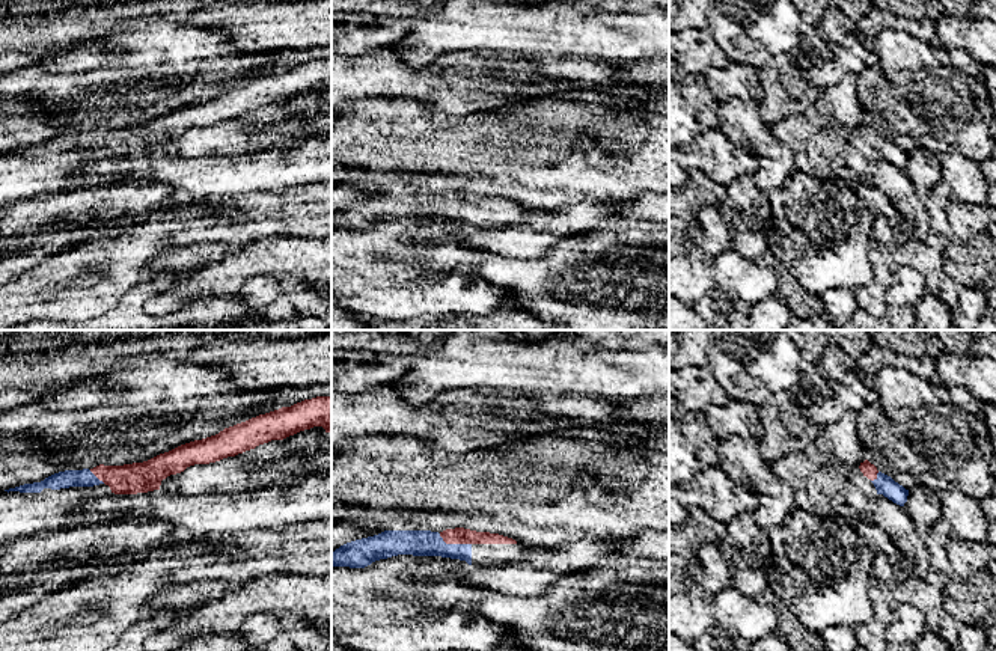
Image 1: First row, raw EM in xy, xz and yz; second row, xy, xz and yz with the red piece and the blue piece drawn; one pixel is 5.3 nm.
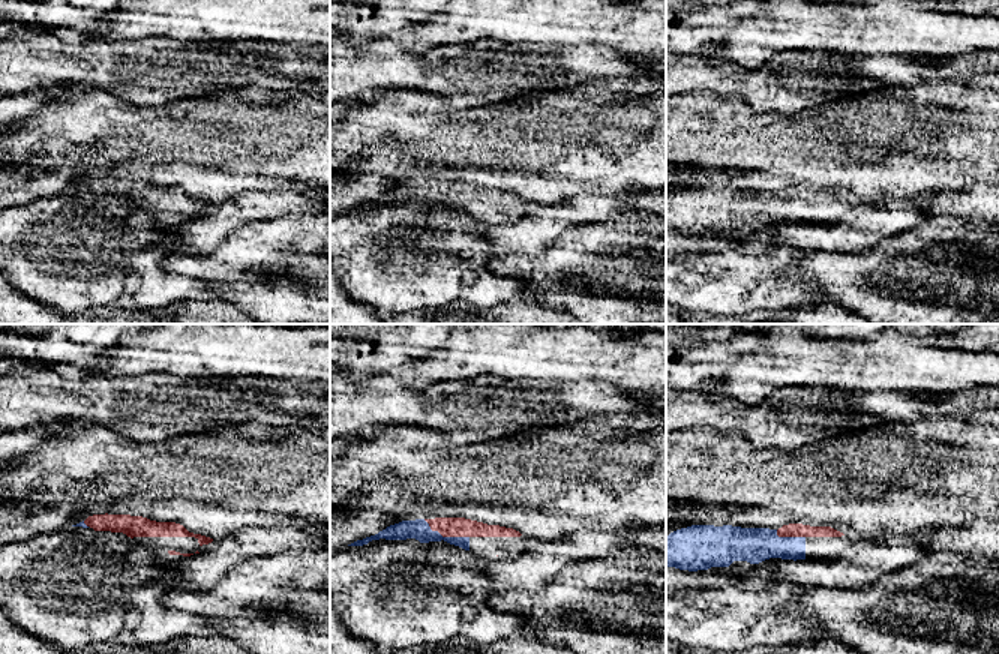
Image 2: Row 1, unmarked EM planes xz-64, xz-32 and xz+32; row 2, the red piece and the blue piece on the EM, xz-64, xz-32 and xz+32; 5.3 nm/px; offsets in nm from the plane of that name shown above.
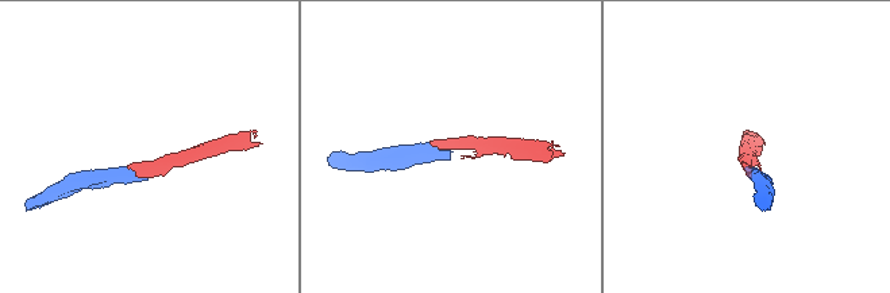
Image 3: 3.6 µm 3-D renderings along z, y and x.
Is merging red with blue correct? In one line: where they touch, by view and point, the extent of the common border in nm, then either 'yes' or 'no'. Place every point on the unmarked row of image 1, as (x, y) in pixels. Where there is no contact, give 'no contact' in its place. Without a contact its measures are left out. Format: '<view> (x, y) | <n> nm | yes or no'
xz (454, 205) | 190 nm | yes

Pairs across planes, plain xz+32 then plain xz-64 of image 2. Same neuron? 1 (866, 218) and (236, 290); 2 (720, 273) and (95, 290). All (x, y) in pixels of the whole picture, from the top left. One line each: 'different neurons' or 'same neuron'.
1: different neurons
2: same neuron

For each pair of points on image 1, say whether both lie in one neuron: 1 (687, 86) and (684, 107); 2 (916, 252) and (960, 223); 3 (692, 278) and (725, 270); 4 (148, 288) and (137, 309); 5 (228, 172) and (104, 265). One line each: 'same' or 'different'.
1: different
2: different
3: different
4: same
5: different

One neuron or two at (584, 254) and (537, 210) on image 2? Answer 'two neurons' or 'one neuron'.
two neurons

